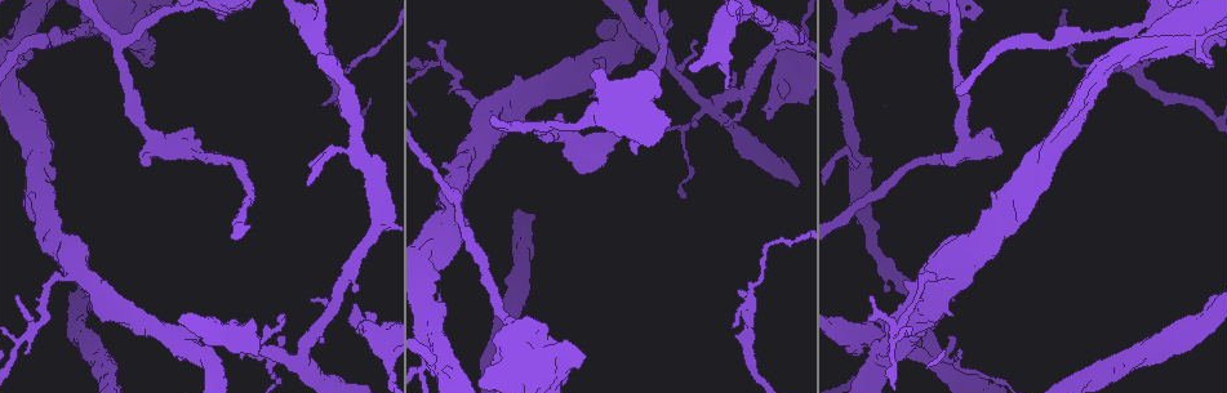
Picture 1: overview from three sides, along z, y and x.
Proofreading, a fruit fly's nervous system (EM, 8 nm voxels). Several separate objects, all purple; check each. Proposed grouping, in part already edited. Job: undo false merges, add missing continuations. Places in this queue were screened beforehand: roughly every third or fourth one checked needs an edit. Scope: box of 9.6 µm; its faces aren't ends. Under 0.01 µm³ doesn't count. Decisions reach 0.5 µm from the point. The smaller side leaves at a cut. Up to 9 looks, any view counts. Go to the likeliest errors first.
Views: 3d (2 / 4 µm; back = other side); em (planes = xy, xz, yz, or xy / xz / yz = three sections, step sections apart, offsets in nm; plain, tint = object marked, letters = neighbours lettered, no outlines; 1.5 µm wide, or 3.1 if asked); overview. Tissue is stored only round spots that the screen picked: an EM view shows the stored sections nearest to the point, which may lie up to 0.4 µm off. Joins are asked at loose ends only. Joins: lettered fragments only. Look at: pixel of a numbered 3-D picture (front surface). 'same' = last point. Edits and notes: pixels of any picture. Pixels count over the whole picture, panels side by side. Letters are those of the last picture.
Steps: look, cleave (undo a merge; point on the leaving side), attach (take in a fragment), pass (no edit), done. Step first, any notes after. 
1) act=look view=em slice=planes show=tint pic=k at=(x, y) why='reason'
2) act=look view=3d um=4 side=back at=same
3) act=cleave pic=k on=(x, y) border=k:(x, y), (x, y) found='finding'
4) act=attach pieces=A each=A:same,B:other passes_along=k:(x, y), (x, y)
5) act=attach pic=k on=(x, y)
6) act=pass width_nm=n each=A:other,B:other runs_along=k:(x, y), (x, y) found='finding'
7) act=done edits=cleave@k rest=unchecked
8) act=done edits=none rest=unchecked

act=look view=3d um=2 side=back pic=1 at=(915, 28) why='an open end'

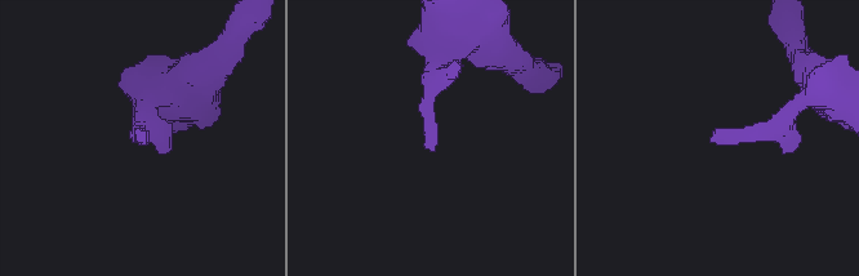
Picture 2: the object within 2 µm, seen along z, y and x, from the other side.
act=look view=em slice=planes show=letters pic=2 at=(136, 137)

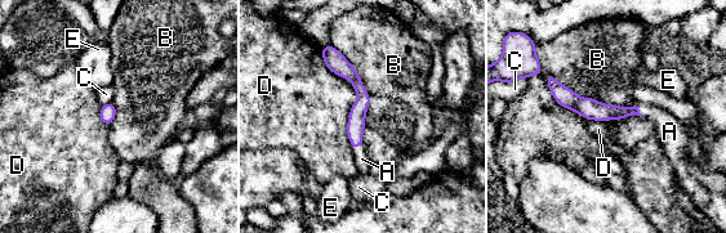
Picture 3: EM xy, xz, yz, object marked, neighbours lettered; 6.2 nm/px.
act=attach pieces=A longest_contact=D:650nm each=A:same,B:other,C:other,D:other,E:other passes_along=3:(598, 111), (638, 111), (669, 131) found='the cell continues'

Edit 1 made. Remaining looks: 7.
act=look view=em slice=xy step=4 show=letters pic=1 at=(284, 335)

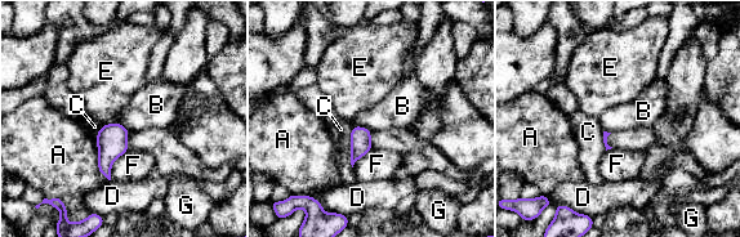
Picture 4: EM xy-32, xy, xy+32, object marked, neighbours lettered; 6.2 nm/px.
act=look view=em slice=planes show=letters at=same why='cut it another way'

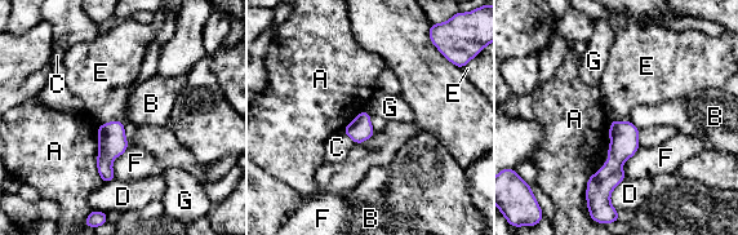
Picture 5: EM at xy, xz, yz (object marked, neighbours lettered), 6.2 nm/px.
act=pass width_nm=150 each=A:other,B:other,C:other,D:other,E:other,F:other,G:other border=5:(364, 110), (370, 115) found='none of them fits'

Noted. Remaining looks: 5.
act=look view=em slice=planes show=plain pic=1 at=(943, 268) why='touches itself'

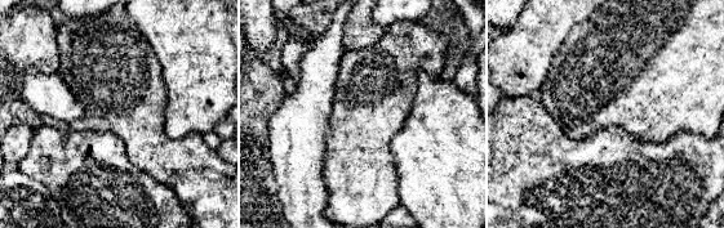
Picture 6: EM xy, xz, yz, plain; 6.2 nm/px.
act=look view=em slice=planes show=tint at=same why='where the object lies'

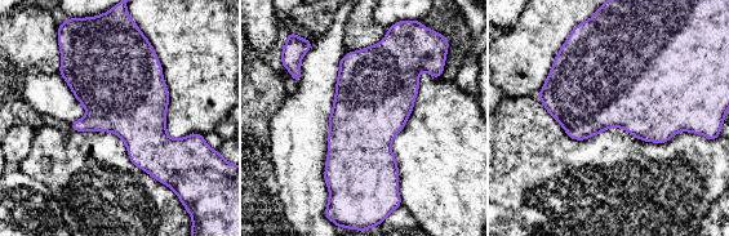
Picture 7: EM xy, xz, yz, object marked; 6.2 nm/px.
act=look view=em slice=planes show=letters at=same

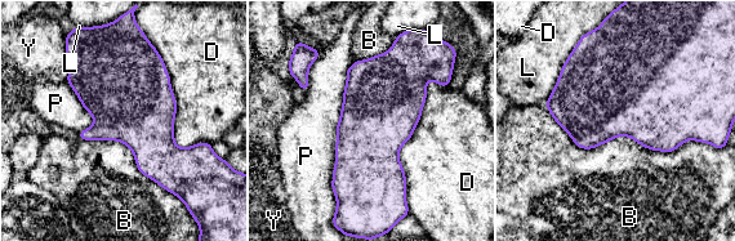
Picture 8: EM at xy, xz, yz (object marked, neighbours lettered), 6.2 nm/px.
act=pass each=B:other,D:other,L:other,P:other,Y:other border=8:(544, 105), (583, 148), (698, 142) found='continuous, no second cell'

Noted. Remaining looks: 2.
act=look view=em slice=xy step=4 show=letters pic=1 at=(128, 31) why='thick turns thin'

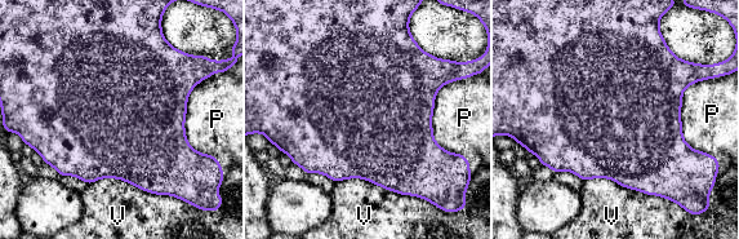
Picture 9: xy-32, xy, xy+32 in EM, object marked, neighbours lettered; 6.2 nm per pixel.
act=look view=em slice=planes show=letters at=same

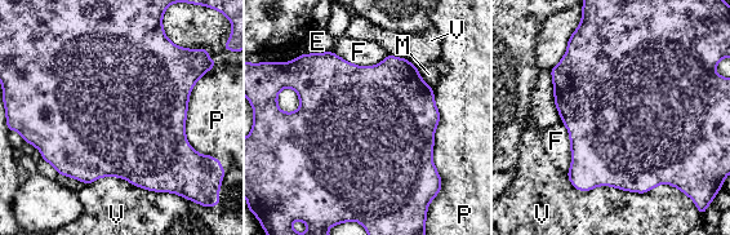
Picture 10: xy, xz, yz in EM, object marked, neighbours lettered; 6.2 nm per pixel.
act=pass width_nm=900 longest_contact=V:650nm each=E:other,F:other,M:other,P:other,V:other found='one cell here'

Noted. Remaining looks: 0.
act=done edits=attach@3 rest=unchecked

